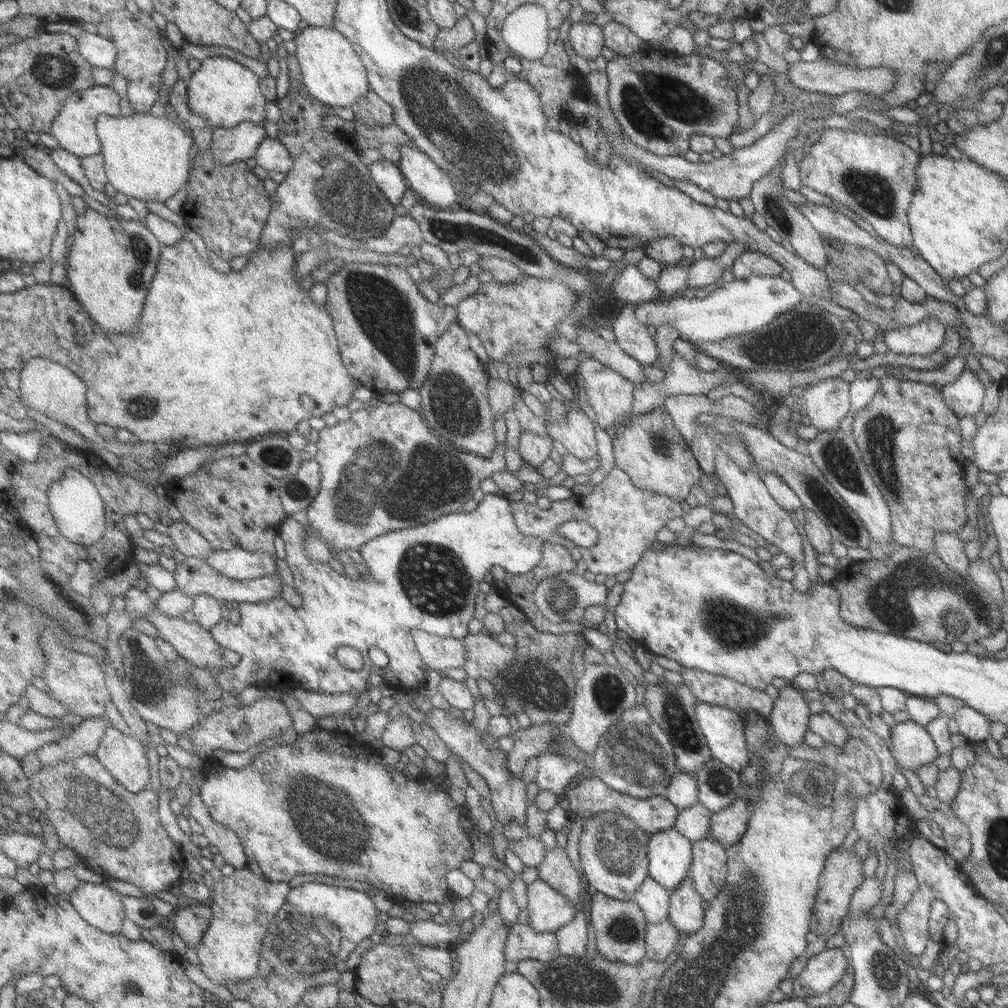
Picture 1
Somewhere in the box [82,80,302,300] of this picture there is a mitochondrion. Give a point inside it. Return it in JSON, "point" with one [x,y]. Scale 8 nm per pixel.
{"point":[143,254]}

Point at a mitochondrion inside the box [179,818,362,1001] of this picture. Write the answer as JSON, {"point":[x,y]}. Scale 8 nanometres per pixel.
{"point":[288,944]}

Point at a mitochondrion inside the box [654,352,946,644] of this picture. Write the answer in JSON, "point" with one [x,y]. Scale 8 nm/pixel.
{"point":[881,430]}

